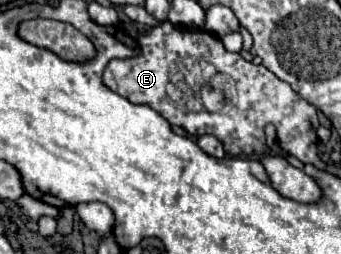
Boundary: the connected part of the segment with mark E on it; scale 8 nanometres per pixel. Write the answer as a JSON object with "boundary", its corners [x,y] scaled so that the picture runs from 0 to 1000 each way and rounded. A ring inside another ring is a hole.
{"boundary":[[[496,79],[466,87],[460,102],[437,110],[431,126],[402,142],[402,165],[413,181],[413,213],[396,228],[331,232],[302,283],[302,323],[331,362],[355,370],[390,409],[425,409],[460,433],[484,472],[501,488],[519,488],[543,504],[566,535],[625,528],[654,575],[672,614],[771,614],[783,598],[777,559],[777,496],[801,488],[812,543],[806,567],[824,598],[865,614],[889,646],[918,646],[930,661],[953,661],[930,606],[930,425],[906,409],[889,378],[877,378],[842,323],[818,315],[801,283],[789,283],[777,260],[748,260],[742,244],[724,244],[707,228],[707,213],[660,197],[654,165],[601,118],[548,118],[501,94]],[[589,240],[616,244],[633,264],[633,291],[601,323],[622,346],[651,358],[651,307],[683,299],[695,323],[695,370],[701,402],[672,441],[537,441],[525,433],[496,370],[496,291],[513,252],[548,244],[554,260]]]}

